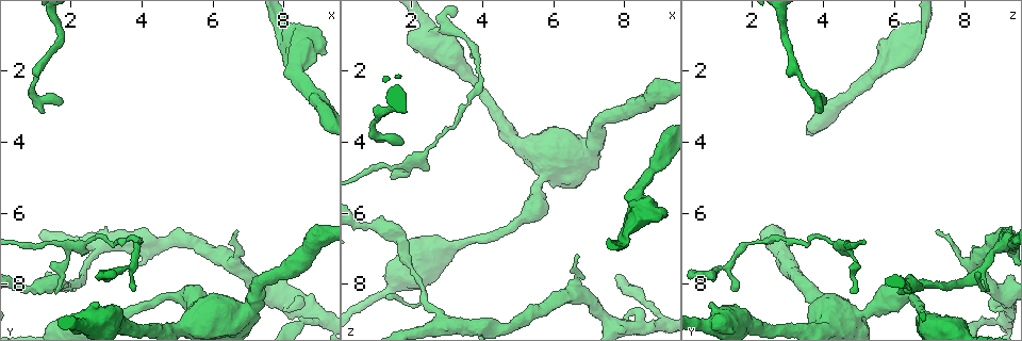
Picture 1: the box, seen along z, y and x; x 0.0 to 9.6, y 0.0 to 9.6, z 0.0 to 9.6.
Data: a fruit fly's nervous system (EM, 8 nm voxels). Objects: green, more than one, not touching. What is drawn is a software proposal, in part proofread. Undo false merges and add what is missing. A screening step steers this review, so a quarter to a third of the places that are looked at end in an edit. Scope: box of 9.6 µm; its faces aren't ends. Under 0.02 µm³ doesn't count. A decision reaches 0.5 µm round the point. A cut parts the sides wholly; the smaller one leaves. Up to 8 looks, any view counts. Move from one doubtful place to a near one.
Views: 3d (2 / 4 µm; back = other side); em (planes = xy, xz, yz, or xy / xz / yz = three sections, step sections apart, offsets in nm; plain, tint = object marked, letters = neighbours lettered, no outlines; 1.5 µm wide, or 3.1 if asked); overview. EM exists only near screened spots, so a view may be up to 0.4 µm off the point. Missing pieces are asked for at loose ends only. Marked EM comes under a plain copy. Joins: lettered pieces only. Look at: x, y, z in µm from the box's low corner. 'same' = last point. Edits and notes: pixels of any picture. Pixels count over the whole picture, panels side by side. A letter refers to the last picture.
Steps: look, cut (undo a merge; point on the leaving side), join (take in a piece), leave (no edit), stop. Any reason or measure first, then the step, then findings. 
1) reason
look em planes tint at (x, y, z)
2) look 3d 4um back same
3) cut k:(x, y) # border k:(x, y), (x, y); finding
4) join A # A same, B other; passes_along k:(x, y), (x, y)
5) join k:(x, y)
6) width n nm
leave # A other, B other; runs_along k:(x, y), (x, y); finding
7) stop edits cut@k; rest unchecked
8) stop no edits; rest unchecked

calibre changes
look em planes tint at (1.65, 8.00, 7.00)

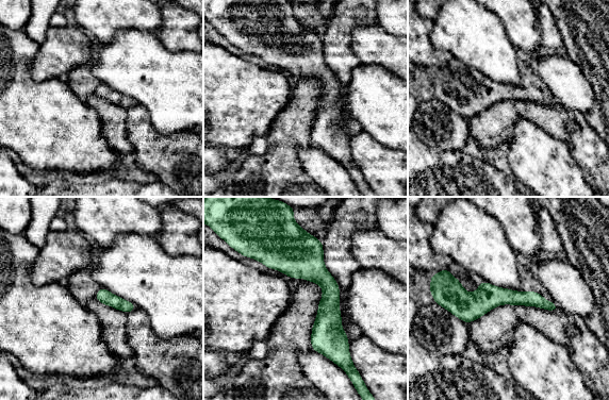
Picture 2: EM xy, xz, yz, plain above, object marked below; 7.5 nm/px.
look em planes letters same

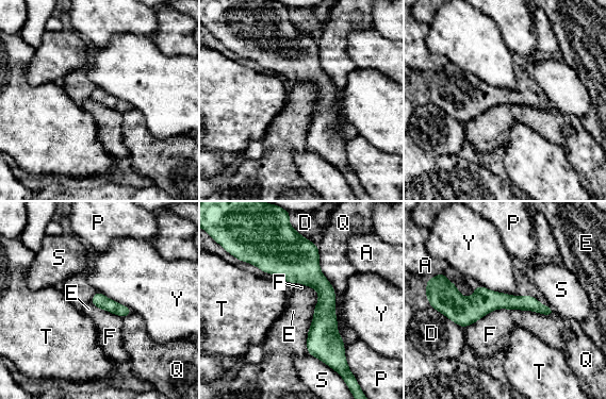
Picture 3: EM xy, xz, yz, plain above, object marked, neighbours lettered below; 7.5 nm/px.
leave # A other, D other, E other, F other, P other, Q other, S other, T other, Y other; border 3:(313, 310), (313, 318), (309, 323); one neuron here

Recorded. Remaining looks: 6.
calibre changes
look em xz step 4 letters at (1.00, 2.25, 3.40)

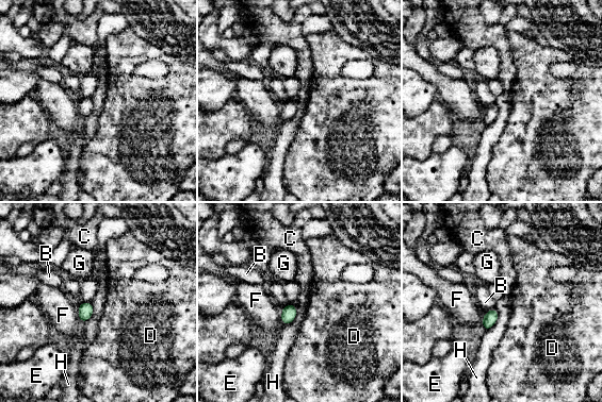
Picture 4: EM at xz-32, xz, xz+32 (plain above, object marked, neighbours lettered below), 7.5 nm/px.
look em planes letters same

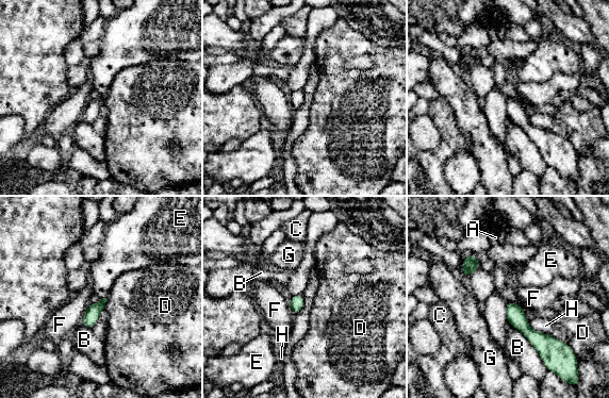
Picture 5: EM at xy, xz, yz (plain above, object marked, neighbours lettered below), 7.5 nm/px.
width 110 nm
leave # A other, B other, C other, D other, E other, F other, G other, H other; runs_along 5:(508, 304), (535, 337), (555, 341); continuous, no second neuron

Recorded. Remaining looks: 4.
calibre changes
look 3d 2um at (8.05, 0.90, 6.80)

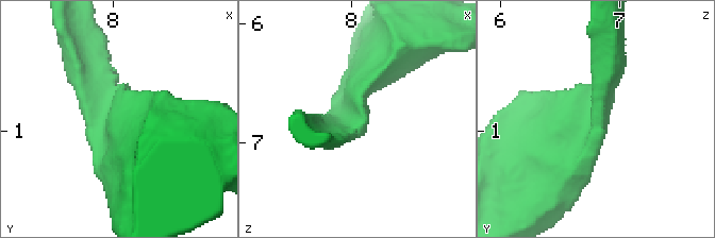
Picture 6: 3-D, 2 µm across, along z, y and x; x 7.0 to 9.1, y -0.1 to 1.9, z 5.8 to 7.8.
need the tissue
look em 3.1um yz step 16 tint at (8.04, 0.86, 6.78)

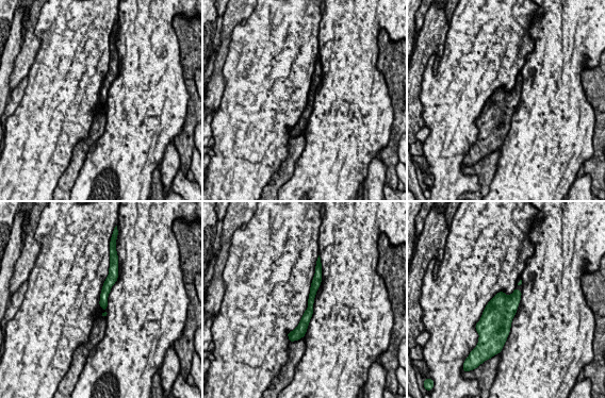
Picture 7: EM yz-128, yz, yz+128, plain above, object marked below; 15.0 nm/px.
cut it another way
look em 3.1um planes letters same

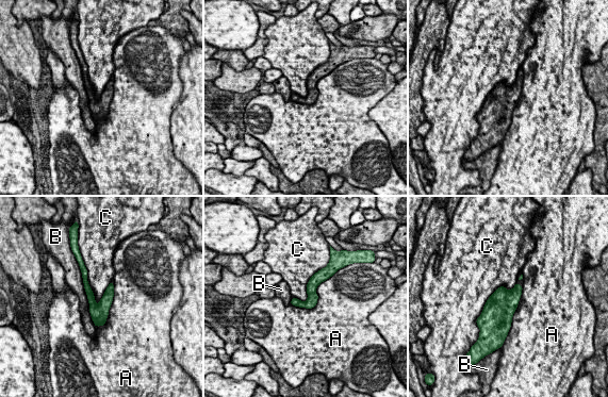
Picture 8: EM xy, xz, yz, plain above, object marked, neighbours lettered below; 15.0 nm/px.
leave # A other, B other, C other; border 8:(85, 268), (87, 283), (96, 305); all the same neuron

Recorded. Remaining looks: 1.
stop no edits; rest unchecked

